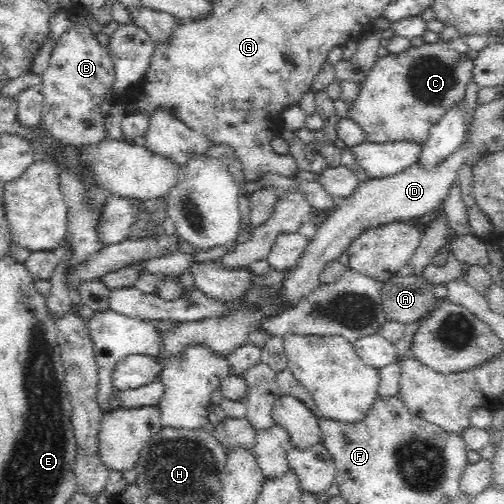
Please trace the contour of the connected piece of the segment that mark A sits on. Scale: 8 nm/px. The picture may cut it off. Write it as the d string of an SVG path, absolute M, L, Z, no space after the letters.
M399 273L385 281L381 288L383 309L390 320L404 324L419 321L436 300L432 292L432 285L421 276Z

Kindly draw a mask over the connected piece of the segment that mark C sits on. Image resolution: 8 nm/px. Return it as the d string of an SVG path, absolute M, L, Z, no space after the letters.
M443 41L411 47L400 54L387 54L377 60L375 69L359 86L359 95L349 119L354 120L368 135L370 143L393 143L398 141L425 142L430 129L465 94L466 85L473 78L473 60L465 54L456 53Z

